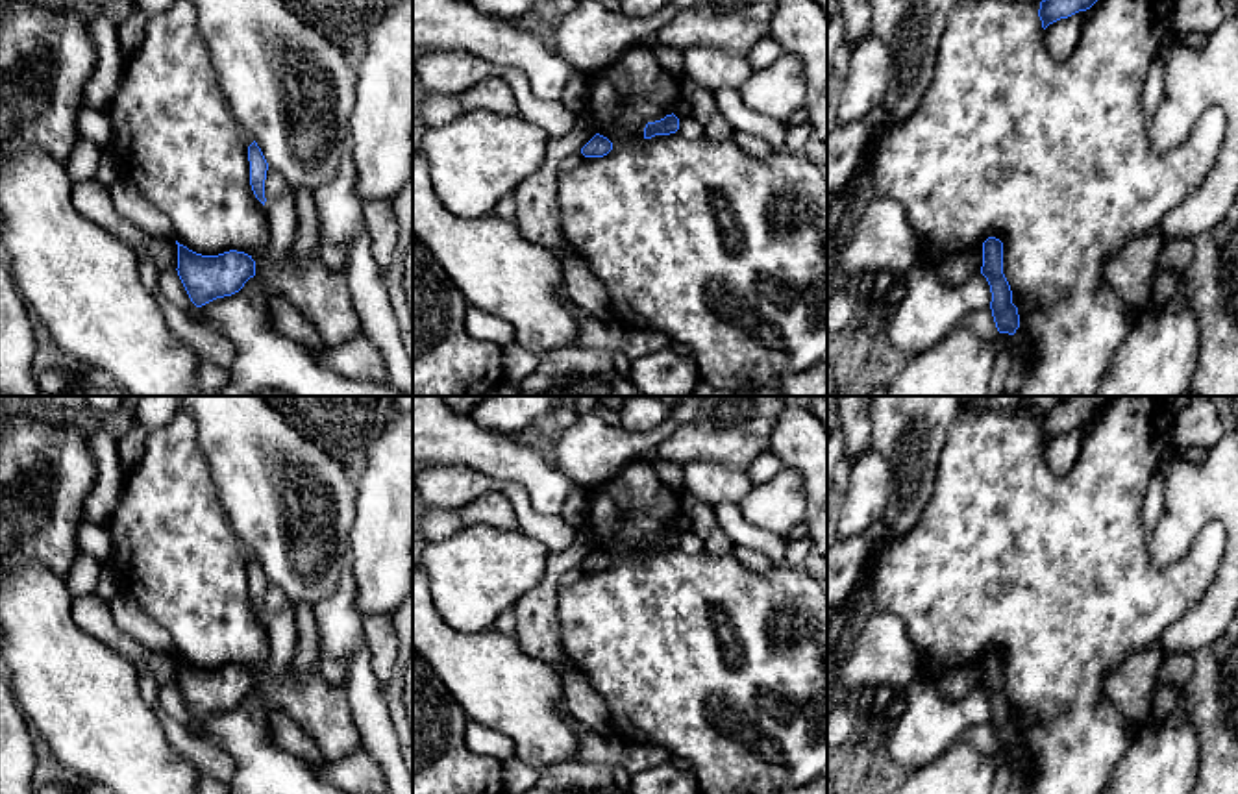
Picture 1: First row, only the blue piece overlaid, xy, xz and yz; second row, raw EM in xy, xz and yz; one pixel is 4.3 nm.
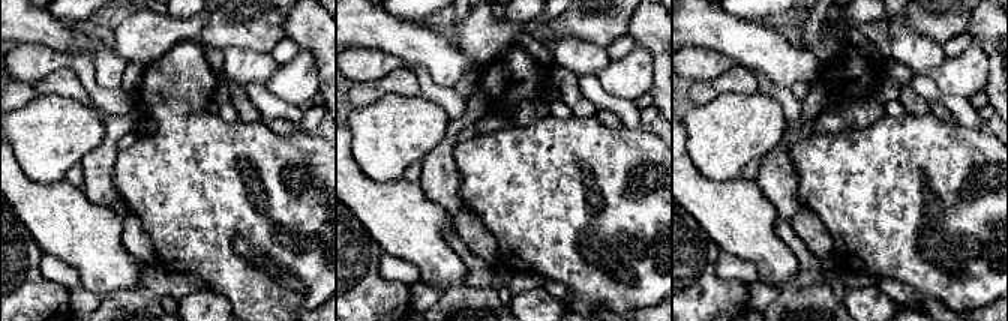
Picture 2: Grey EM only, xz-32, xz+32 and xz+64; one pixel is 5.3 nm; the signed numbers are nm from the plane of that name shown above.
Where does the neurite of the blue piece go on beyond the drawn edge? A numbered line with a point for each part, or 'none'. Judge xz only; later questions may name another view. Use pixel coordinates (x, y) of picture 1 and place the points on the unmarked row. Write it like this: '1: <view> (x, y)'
none

